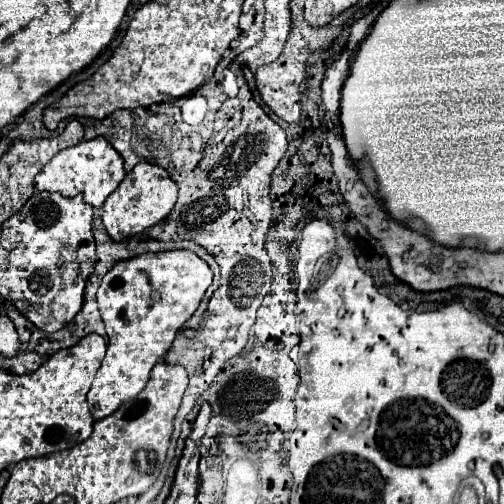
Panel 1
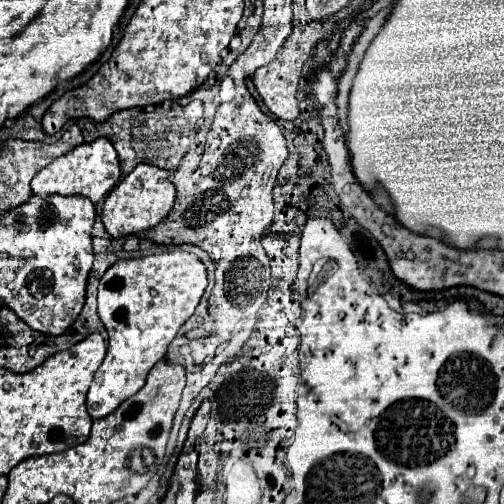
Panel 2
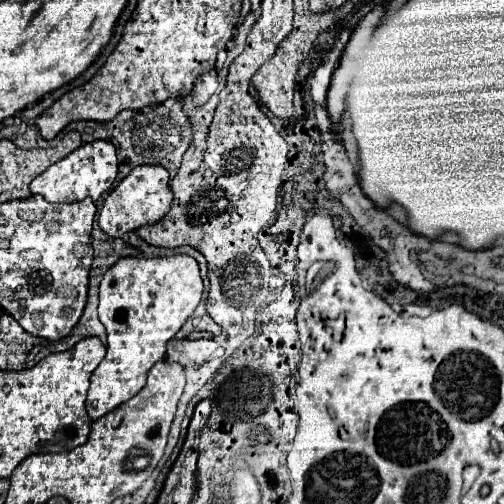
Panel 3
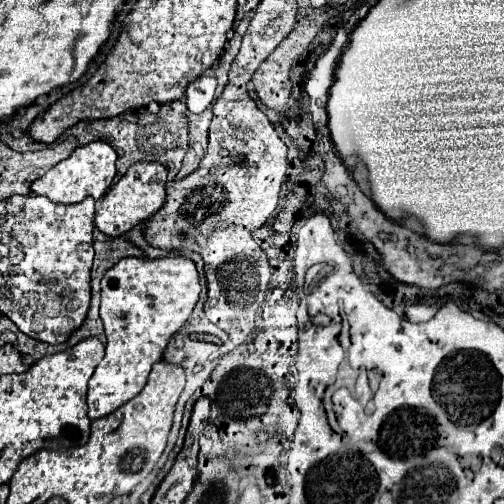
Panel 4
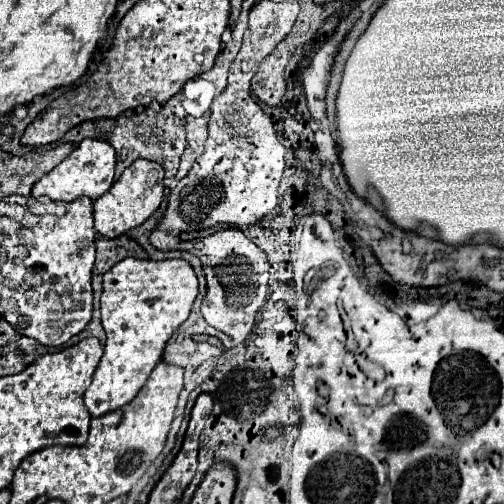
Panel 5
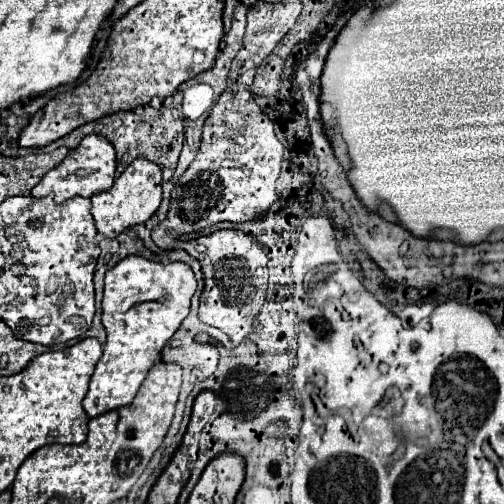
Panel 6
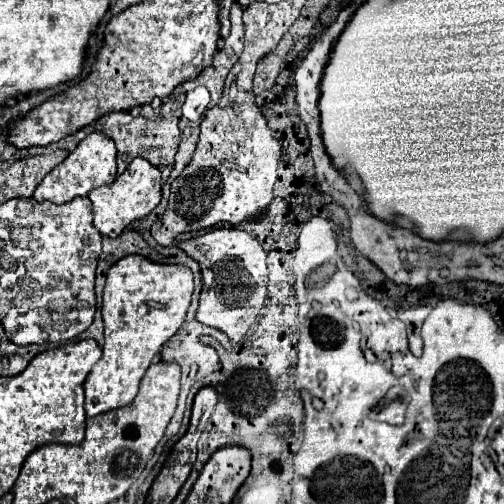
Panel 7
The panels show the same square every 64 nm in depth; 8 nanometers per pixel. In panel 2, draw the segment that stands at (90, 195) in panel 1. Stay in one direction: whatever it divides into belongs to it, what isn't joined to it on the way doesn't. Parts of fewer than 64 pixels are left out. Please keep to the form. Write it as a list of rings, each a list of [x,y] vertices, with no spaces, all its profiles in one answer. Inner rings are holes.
[[[98,138],[90,144],[80,144],[74,150],[70,150],[68,154],[52,160],[46,168],[42,168],[34,180],[32,180],[32,192],[36,196],[52,196],[52,194],[60,194],[60,196],[86,196],[90,198],[94,204],[98,200],[102,200],[120,180],[120,162],[118,162],[118,154],[112,146],[112,142],[108,138]]]

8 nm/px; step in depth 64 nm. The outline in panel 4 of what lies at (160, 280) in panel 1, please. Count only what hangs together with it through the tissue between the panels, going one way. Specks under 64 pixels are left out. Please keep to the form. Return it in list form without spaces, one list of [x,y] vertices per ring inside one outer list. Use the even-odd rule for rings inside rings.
[[[170,256],[160,260],[122,258],[102,278],[100,318],[106,330],[106,354],[88,384],[88,416],[102,418],[132,400],[146,384],[168,340],[188,320],[200,296],[200,278],[192,260]]]

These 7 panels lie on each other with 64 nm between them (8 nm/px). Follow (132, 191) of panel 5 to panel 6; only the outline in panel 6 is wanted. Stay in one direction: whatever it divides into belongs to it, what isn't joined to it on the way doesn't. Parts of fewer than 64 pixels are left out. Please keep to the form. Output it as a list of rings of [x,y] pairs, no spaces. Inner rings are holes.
[[[138,158],[122,172],[122,176],[114,182],[110,190],[94,194],[90,200],[98,232],[106,238],[116,238],[122,230],[146,222],[158,210],[162,202],[162,170],[150,160]]]

